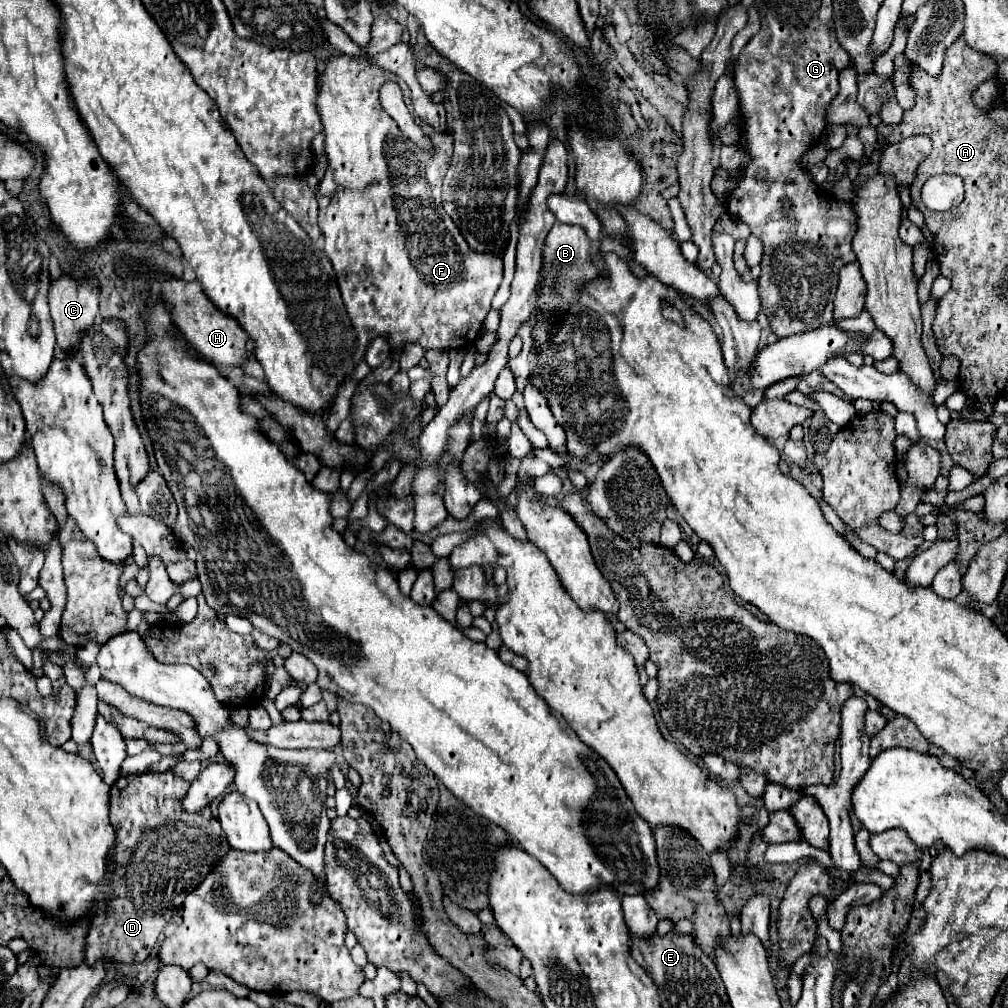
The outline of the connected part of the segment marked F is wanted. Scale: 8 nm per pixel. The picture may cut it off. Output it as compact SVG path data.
M339 53L329 57L323 75L319 75L317 111L323 121L325 155L329 159L329 167L317 191L325 255L331 259L337 273L341 297L353 327L365 329L369 343L375 337L383 337L391 345L391 351L401 351L409 343L417 343L425 351L473 349L483 319L491 309L491 299L503 281L503 259L501 253L471 251L453 219L443 211L441 185L449 167L453 139L447 137L447 133L435 133L429 125L419 123L423 133L431 139L435 153L417 149L379 103L379 89L387 81L401 87L407 109L415 117L409 87L391 71Z

